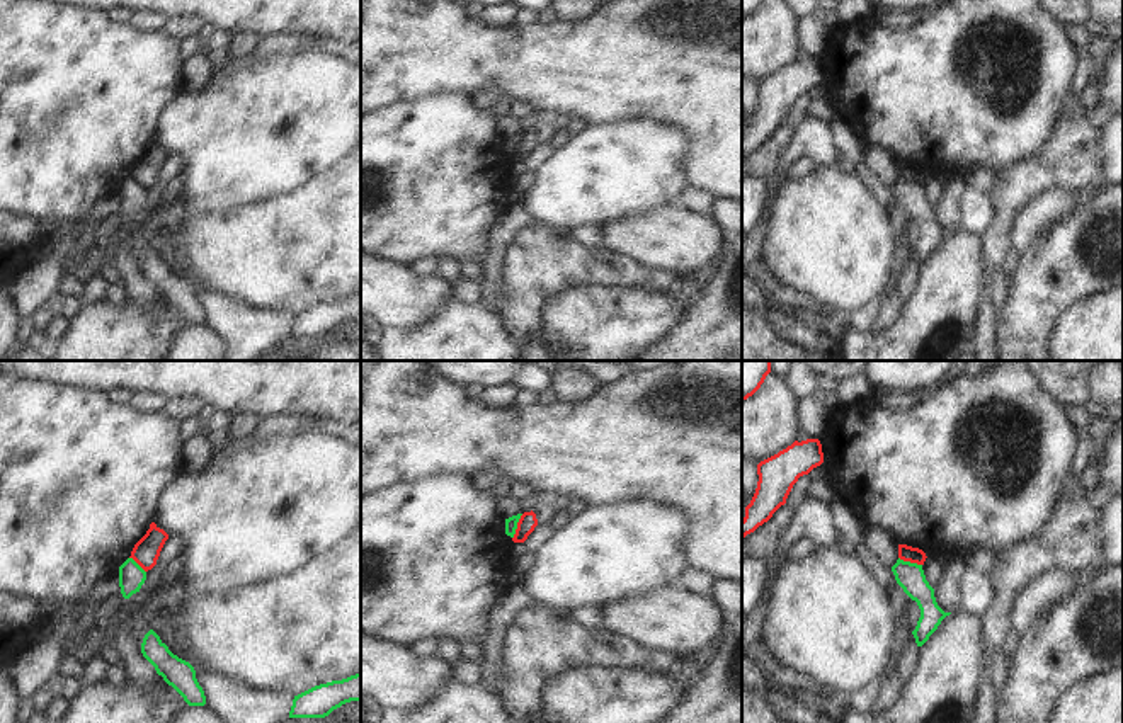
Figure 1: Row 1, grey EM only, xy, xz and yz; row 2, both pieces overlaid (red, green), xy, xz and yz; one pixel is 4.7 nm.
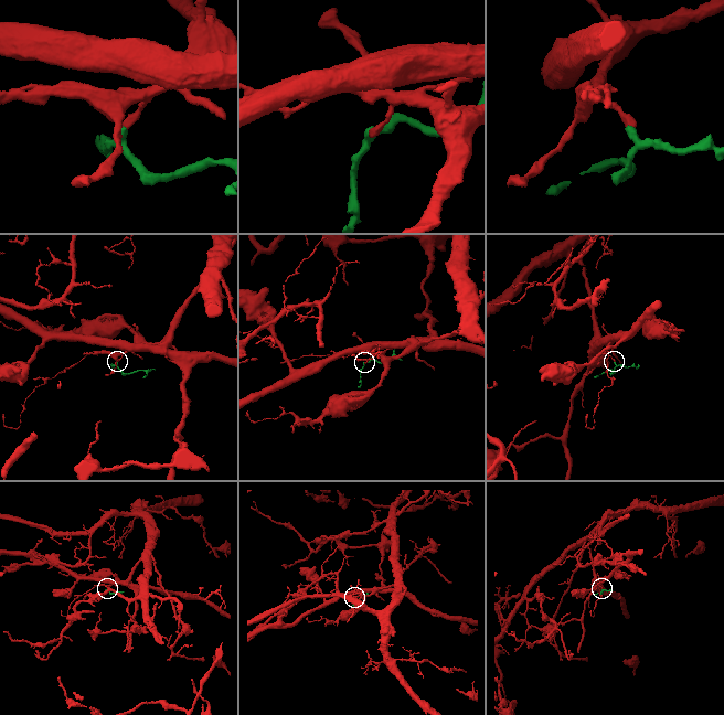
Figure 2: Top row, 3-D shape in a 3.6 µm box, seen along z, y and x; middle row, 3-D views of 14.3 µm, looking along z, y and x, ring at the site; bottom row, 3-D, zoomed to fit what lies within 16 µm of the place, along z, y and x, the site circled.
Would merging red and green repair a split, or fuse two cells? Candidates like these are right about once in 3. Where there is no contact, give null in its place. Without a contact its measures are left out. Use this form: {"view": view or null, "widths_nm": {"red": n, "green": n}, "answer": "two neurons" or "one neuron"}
{"view": "xz", "widths_nm": {"red": 90, "green": 60}, "answer": "two neurons"}

